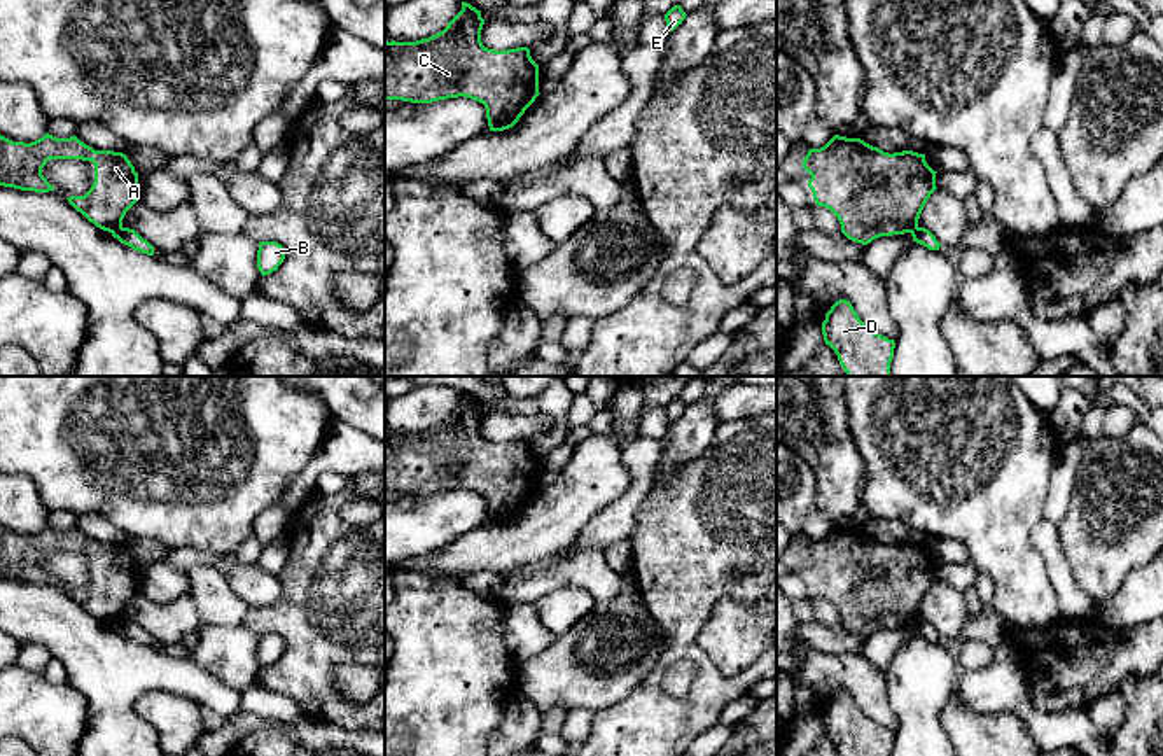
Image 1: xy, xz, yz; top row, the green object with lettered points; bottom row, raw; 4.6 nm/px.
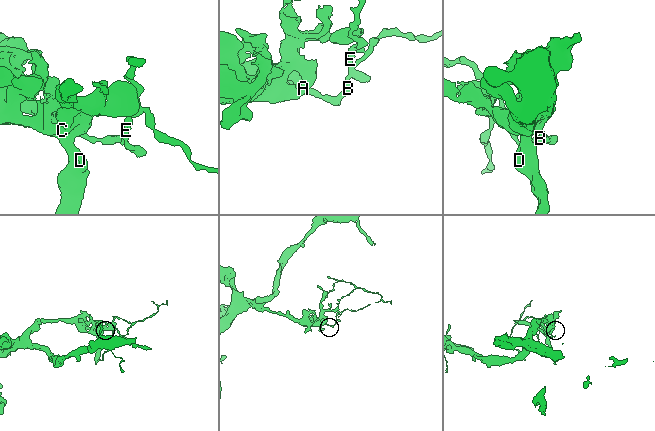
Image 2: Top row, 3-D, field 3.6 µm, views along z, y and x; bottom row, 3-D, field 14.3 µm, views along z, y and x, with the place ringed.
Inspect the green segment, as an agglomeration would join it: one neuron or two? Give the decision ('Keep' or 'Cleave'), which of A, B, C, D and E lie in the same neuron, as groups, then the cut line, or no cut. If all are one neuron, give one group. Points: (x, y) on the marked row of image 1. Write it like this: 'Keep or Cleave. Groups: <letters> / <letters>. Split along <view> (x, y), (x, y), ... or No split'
Cleave. Groups: A C D / B E. Split along xy (121, 226), (111, 231)

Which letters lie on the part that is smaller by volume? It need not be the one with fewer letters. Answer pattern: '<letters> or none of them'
B, E

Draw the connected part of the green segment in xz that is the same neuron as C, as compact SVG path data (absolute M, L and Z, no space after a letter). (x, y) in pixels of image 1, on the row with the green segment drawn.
M462 2L462 10L448 26L416 42L385 40L385 100L432 103L465 96L484 105L490 131L514 126L539 93L539 65L528 47L488 49L481 42L481 10Z

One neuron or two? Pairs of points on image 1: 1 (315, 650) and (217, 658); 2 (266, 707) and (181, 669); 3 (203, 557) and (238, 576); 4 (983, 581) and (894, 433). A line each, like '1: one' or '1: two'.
1: two
2: two
3: one
4: two

